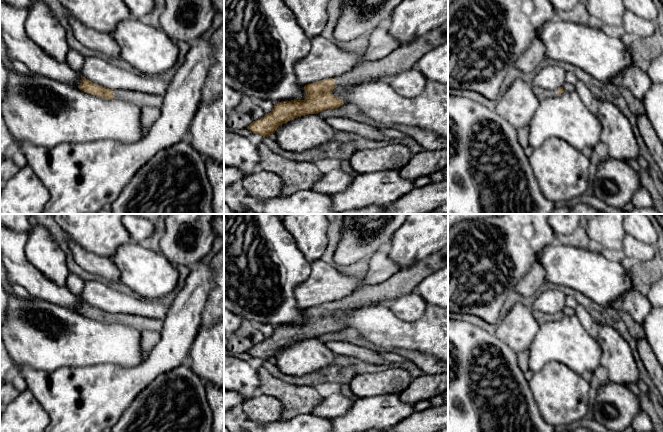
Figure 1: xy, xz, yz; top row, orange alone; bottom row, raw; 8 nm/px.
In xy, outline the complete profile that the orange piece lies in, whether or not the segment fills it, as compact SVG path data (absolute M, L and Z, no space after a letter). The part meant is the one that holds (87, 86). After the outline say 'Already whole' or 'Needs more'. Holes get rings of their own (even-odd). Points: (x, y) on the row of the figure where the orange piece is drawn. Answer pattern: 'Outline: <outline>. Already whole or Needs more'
Outline: M81 75L81 83L78 88L93 96L98 96L106 99L121 99L126 102L132 103L139 107L158 107L160 108L163 103L163 96L146 94L143 92L123 90L123 89L110 89L101 85L95 84L87 80Z. Needs more

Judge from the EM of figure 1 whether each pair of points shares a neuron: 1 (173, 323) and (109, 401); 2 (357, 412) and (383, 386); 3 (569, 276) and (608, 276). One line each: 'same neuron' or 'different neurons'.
1: same neuron
2: different neurons
3: same neuron

